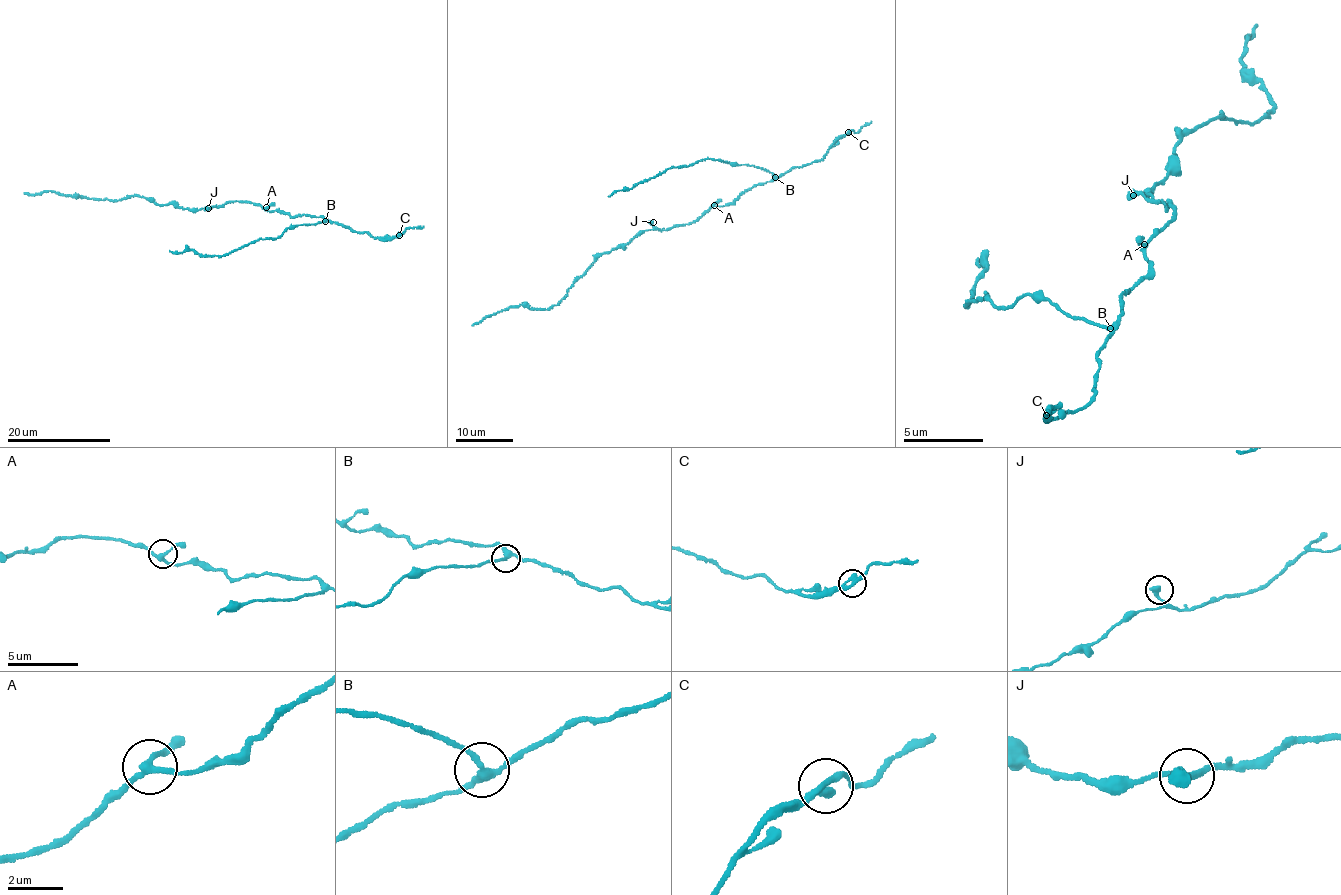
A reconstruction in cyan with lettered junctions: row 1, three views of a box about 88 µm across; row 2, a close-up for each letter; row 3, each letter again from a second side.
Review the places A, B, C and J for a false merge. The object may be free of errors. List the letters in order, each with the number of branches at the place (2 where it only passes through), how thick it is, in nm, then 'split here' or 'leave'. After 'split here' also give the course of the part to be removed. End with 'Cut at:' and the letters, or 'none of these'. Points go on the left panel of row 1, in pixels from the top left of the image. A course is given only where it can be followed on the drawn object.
A: 3 branches meet; 240 nm thick; leave
B: 3 branches meet; 240 nm thick; split here; foreign part runs (325, 222), (291, 225), (277, 238), (251, 241), (220, 256), (169, 250)
C: 3 branches meet; 190 nm thick; leave
J: 1 branches meet; 400 nm thick; leave
Cut at: B

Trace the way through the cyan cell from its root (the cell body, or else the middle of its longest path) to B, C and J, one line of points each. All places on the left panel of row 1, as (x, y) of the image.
B: (256, 203), (268, 211), (282, 211), (293, 216), (313, 215), (325, 222)
C: (256, 203), (291, 216), (324, 217), (371, 237), (385, 239), (399, 235)
J: (256, 203), (226, 202), (208, 208)

